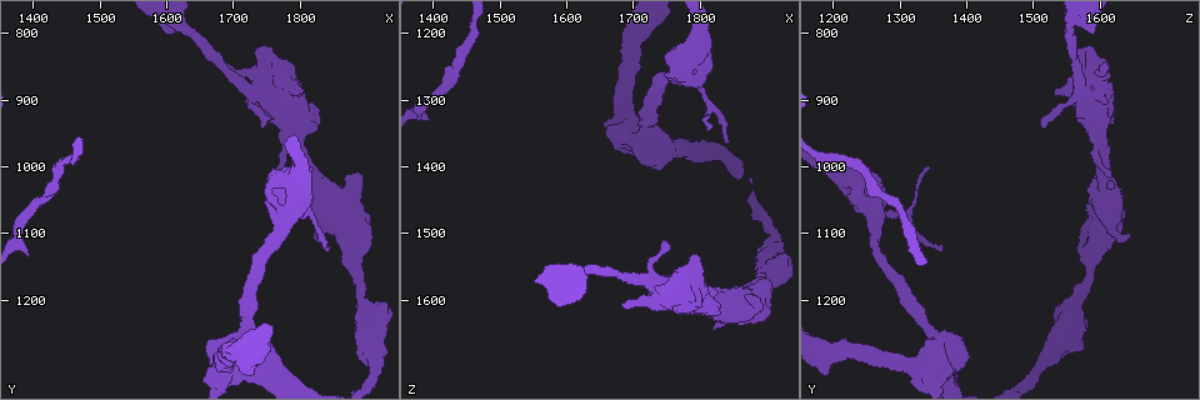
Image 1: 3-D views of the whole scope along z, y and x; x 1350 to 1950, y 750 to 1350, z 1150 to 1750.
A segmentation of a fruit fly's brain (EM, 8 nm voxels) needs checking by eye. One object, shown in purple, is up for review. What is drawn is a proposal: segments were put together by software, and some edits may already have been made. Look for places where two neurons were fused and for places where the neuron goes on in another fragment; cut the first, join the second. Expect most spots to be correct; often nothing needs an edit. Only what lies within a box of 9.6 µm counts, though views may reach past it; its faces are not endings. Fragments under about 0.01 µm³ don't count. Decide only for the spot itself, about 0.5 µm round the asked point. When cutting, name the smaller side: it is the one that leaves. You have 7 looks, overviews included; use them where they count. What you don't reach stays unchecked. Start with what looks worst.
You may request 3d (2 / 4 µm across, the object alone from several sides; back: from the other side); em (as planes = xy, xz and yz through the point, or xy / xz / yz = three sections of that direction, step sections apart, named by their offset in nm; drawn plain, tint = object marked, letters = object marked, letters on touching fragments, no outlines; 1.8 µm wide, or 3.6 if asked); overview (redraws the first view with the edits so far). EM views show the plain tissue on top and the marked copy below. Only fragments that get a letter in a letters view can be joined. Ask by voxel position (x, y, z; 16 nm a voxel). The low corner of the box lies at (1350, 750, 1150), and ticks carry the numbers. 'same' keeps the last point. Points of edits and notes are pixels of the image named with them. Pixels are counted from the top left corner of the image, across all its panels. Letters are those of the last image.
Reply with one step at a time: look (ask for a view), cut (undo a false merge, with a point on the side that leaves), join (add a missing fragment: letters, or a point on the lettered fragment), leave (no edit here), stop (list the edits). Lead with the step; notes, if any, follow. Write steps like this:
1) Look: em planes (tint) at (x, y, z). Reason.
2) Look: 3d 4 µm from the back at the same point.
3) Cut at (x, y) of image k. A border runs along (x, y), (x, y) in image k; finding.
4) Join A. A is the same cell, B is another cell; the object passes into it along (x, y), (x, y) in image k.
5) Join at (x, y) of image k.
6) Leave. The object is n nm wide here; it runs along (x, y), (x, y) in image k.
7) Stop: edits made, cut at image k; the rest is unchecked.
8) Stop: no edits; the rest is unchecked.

Look: em 3.6 µm planes (letters) at (1695, 1295, 1340). Thick turns thin.

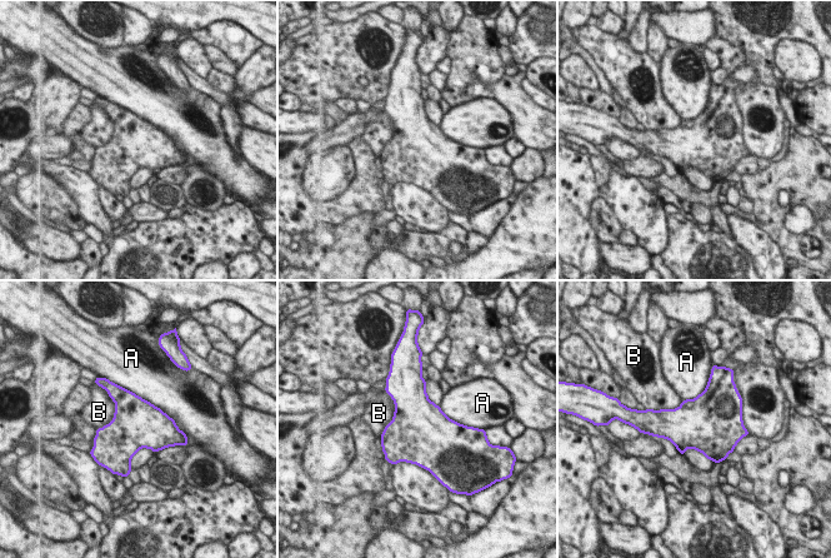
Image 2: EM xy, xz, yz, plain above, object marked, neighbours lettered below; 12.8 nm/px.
Leave. A and B are other cells; one neuron here.

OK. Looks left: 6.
Look: 3d 2 µm at (1680, 845, 1605). Branch stops here.

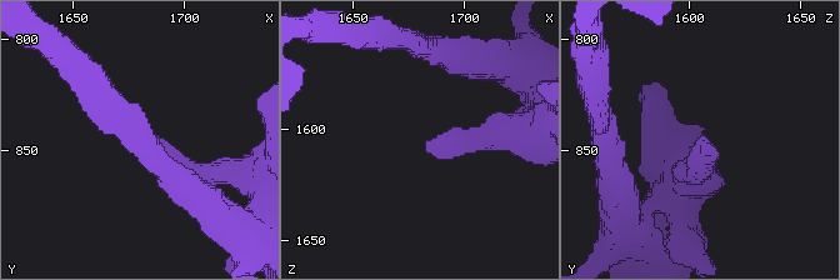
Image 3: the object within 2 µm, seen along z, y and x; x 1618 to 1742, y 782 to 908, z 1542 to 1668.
Look: em planes (letters) at (1682, 848, 1608).

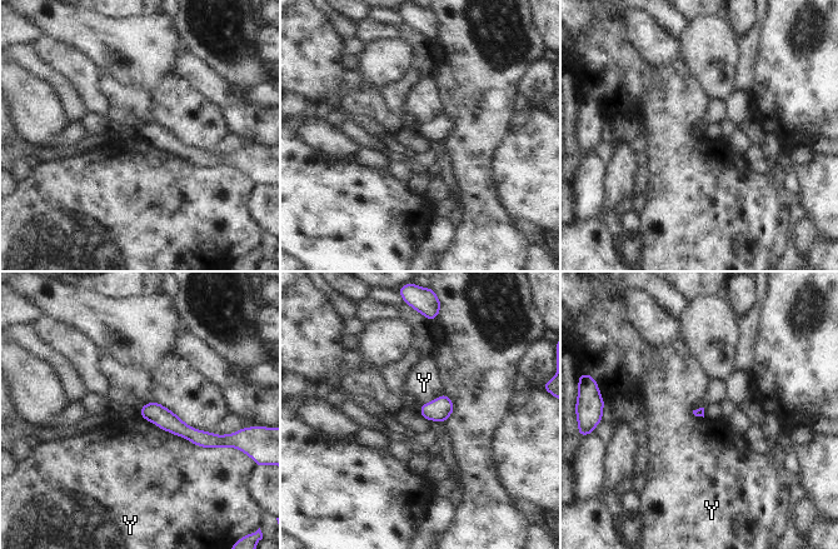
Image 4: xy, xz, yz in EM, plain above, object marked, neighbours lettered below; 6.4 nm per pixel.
Leave. Y is another cell; a border runs along (139, 414), (196, 445), (219, 448) in image 4; none of them fits.

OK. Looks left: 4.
Look: 3d 4 µm at (1820, 1105, 1645). Branch stops here.

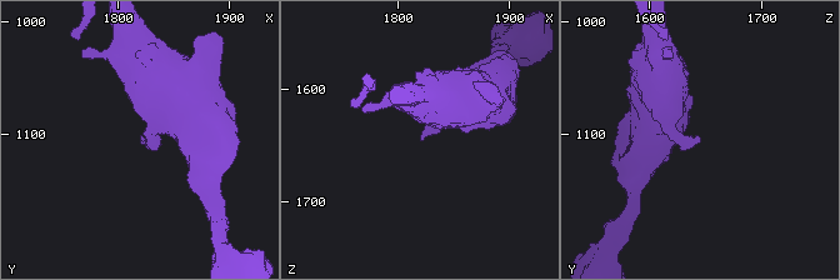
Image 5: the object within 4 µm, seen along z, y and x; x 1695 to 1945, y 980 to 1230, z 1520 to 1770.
Look: em planes (letters) at (1822, 1104, 1642).

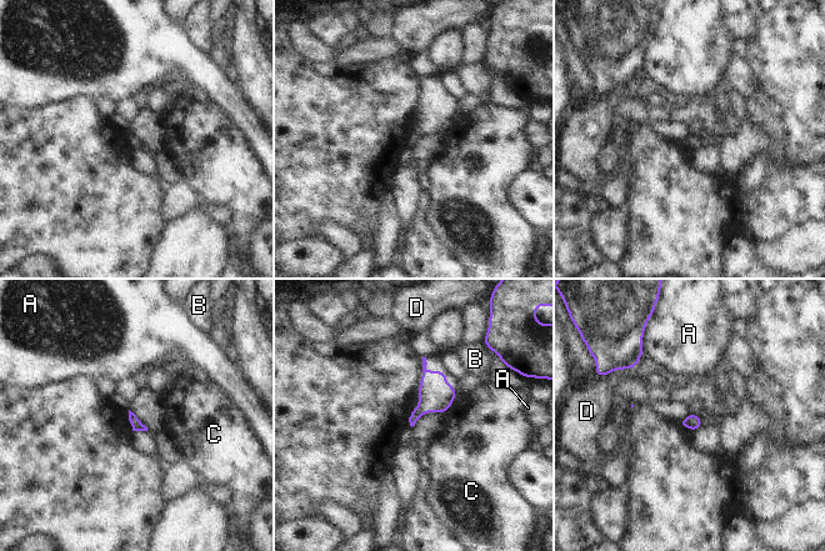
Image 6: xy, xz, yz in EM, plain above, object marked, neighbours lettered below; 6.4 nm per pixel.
Leave. A, B, C and D are other cells; a border runs along (458, 395), (444, 414) in image 6; no lettered fragment goes on from it.

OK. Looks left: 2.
Stop: no edits; the rest is unchecked.

